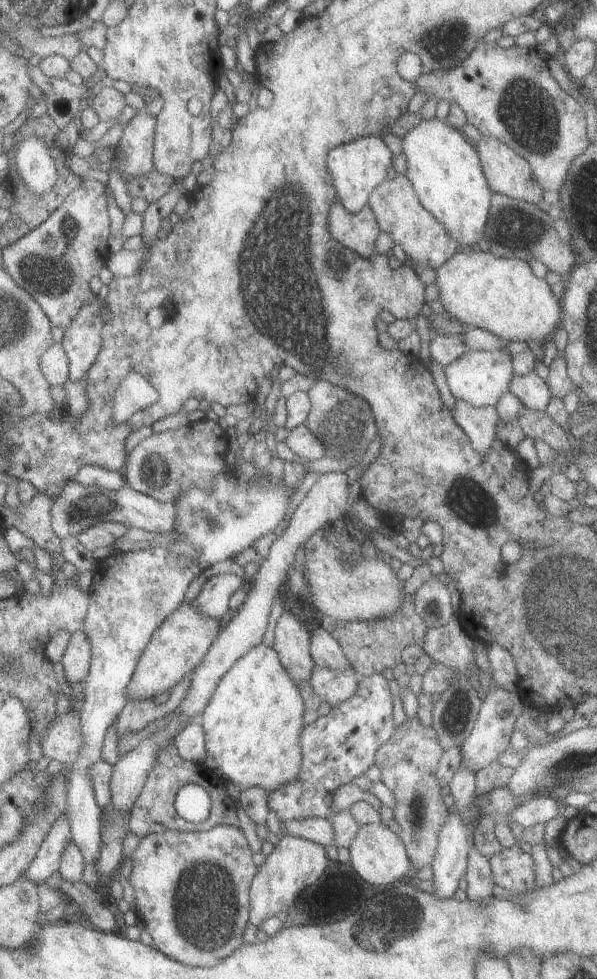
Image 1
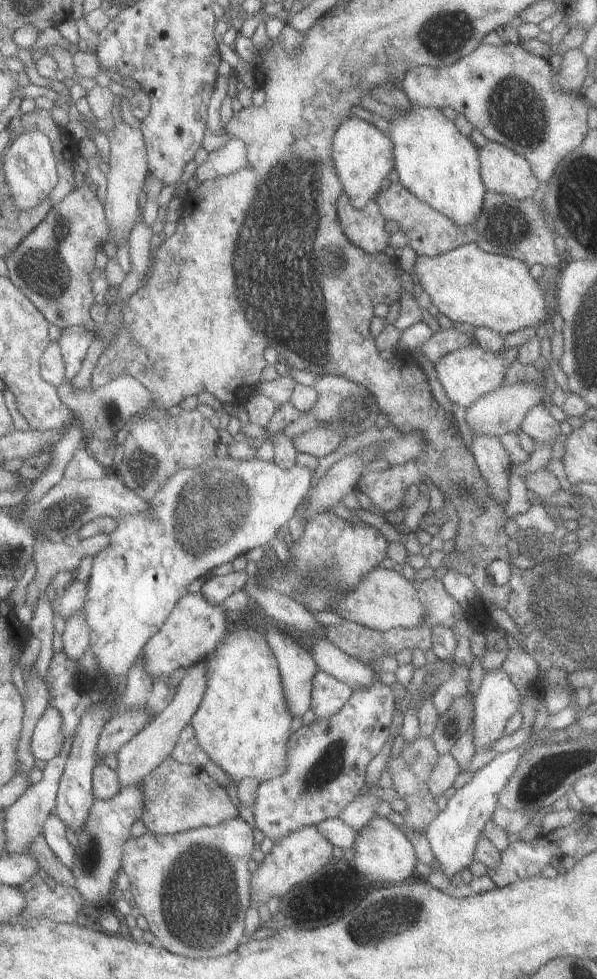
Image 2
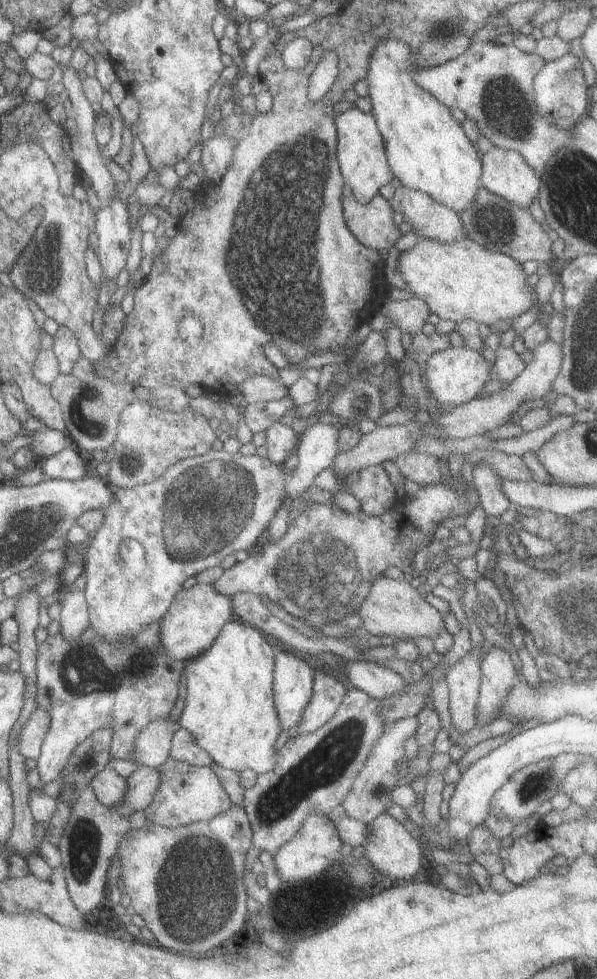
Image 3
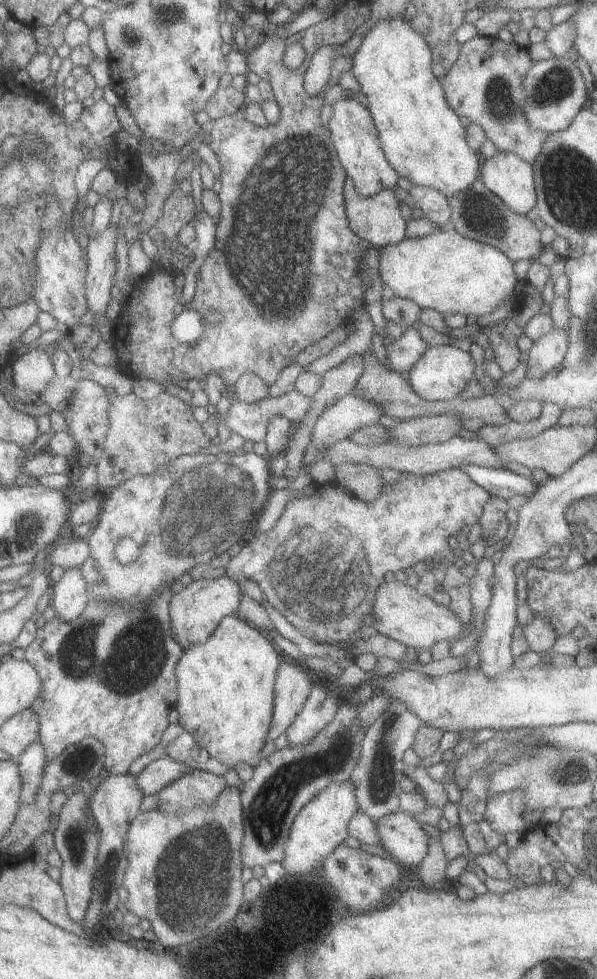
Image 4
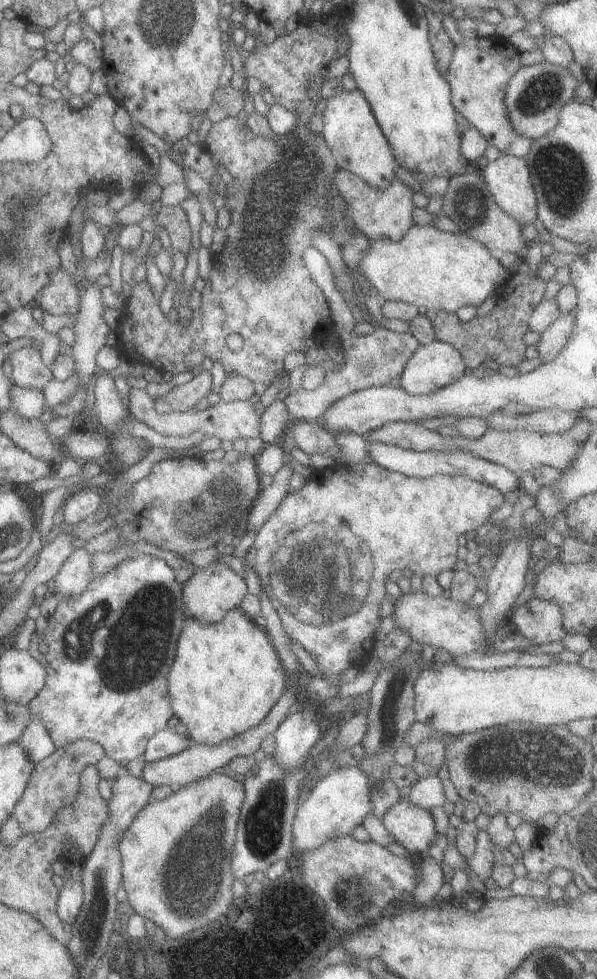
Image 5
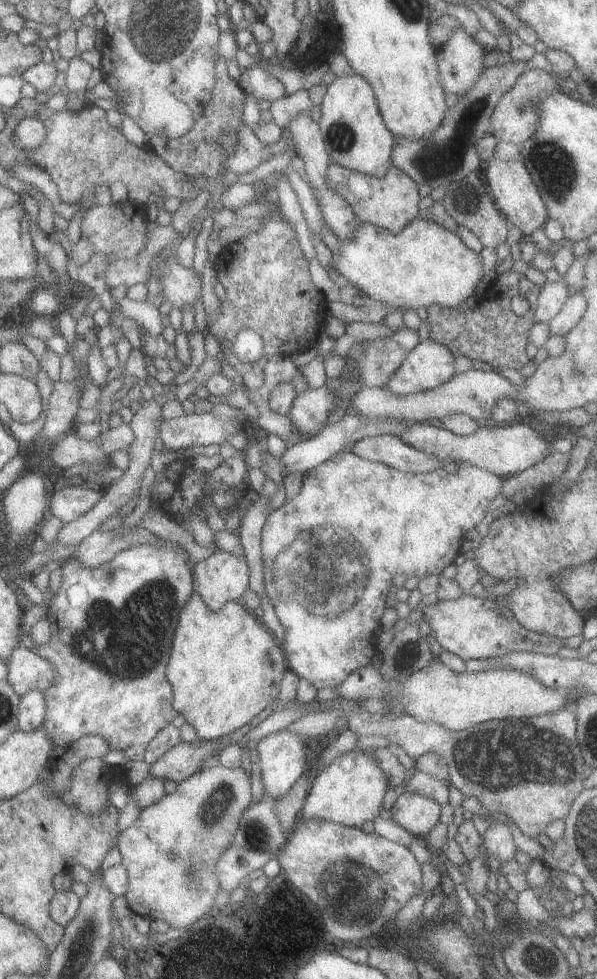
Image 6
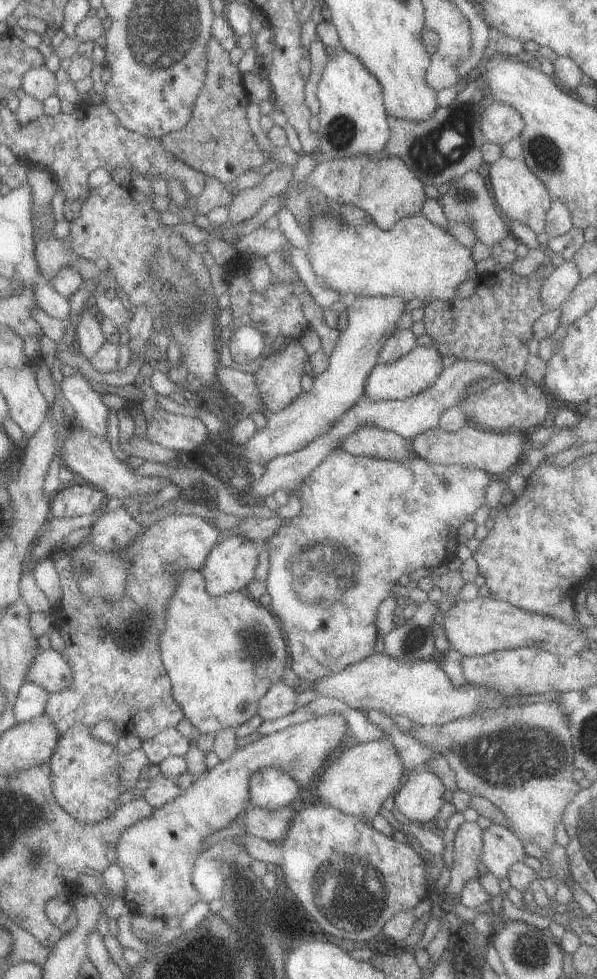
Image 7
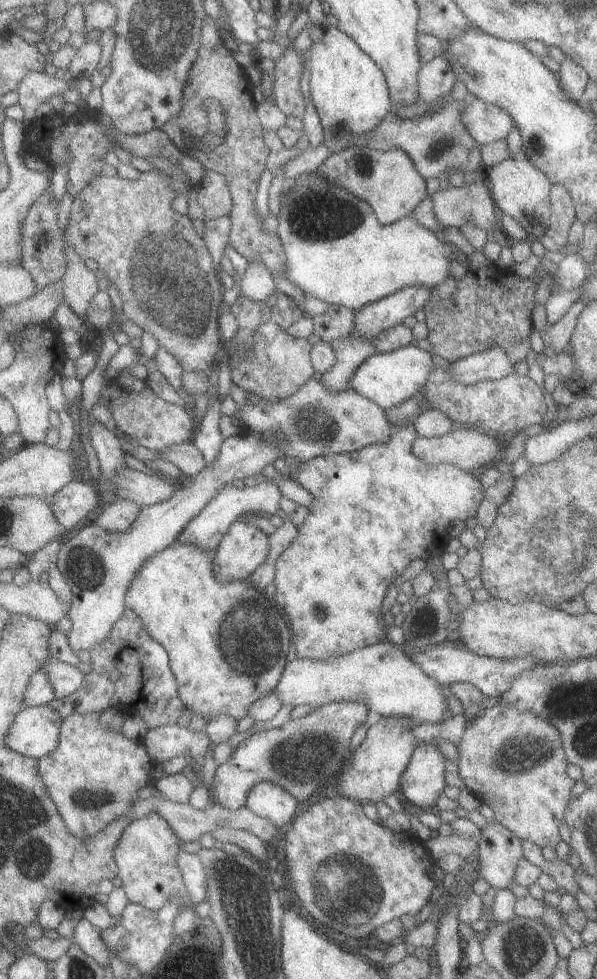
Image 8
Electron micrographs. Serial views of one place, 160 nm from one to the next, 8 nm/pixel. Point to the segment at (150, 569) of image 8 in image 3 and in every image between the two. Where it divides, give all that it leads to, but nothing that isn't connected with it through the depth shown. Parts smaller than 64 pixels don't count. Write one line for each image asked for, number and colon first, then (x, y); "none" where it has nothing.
3: (228, 709)
4: (224, 693)
5: (225, 676)
6: (225, 667)
7: (204, 641)

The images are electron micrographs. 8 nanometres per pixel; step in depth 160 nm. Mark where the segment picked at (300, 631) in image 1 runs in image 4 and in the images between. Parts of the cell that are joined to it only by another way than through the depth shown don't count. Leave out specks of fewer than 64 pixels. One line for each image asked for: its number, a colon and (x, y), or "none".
2: (296, 668)
3: (292, 678)
4: (291, 688)

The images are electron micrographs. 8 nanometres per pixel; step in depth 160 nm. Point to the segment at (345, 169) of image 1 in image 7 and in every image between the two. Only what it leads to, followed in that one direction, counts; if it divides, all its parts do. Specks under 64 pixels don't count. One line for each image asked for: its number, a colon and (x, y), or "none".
2: (361, 155)
3: (360, 156)
4: (353, 136)
5: (354, 139)
6: (354, 136)
7: (352, 121)

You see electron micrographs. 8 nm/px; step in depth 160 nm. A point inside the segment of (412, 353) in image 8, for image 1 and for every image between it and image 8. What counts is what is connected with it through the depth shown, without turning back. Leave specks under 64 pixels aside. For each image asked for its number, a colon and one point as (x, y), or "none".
1: (477, 377)
2: (465, 374)
3: (455, 375)
4: (441, 372)
5: (436, 364)
6: (429, 364)
7: (416, 370)

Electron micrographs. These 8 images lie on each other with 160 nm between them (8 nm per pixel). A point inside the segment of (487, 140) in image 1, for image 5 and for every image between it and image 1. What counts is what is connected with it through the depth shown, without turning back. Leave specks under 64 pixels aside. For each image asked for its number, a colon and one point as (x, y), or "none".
2: (502, 171)
3: (504, 173)
4: (507, 177)
5: (507, 178)

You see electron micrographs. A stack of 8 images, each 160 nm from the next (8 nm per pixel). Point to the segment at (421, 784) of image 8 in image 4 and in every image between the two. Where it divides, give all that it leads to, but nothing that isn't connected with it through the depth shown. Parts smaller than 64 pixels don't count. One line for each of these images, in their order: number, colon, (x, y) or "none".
4: (400, 835)
5: (412, 827)
6: (417, 814)
7: (419, 796)

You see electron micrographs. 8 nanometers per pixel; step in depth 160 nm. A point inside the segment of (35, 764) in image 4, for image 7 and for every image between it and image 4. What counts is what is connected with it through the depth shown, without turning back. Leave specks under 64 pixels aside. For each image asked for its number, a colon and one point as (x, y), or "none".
5: (34, 742)
6: (31, 706)
7: (30, 699)

